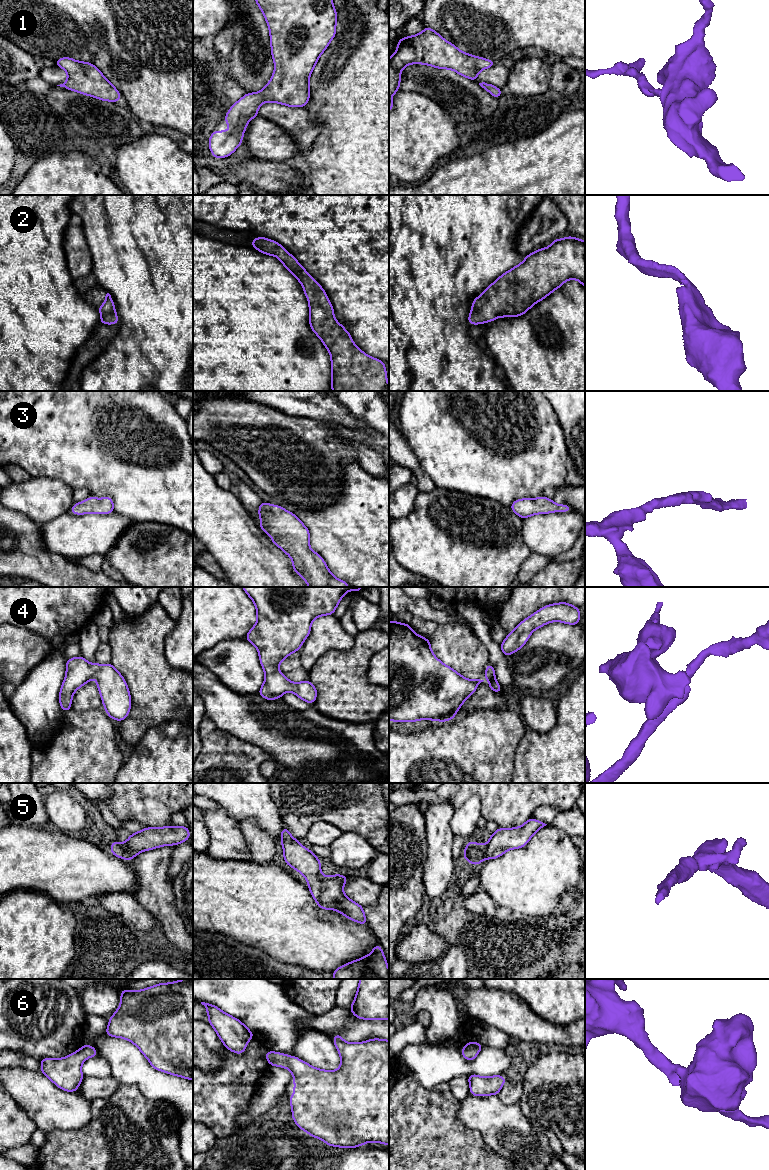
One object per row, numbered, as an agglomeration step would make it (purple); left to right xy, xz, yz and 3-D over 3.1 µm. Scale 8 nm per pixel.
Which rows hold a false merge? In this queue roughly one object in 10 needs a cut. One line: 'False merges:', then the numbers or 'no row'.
False merges: no row

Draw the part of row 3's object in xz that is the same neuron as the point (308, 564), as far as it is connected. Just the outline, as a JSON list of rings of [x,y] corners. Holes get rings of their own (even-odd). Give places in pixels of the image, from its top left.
[[[262,501],[258,514],[261,520],[261,525],[258,527],[269,534],[272,542],[292,558],[294,572],[301,576],[309,587],[350,587],[329,571],[321,555],[310,549],[310,532],[294,513],[279,505],[271,505]]]

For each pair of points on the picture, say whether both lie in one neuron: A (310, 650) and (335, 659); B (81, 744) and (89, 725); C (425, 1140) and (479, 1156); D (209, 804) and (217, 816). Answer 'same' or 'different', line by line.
A: different
B: same
C: same
D: different

